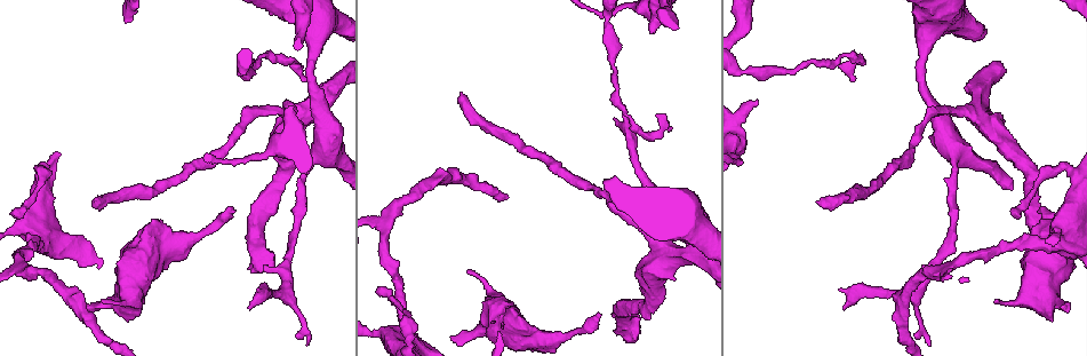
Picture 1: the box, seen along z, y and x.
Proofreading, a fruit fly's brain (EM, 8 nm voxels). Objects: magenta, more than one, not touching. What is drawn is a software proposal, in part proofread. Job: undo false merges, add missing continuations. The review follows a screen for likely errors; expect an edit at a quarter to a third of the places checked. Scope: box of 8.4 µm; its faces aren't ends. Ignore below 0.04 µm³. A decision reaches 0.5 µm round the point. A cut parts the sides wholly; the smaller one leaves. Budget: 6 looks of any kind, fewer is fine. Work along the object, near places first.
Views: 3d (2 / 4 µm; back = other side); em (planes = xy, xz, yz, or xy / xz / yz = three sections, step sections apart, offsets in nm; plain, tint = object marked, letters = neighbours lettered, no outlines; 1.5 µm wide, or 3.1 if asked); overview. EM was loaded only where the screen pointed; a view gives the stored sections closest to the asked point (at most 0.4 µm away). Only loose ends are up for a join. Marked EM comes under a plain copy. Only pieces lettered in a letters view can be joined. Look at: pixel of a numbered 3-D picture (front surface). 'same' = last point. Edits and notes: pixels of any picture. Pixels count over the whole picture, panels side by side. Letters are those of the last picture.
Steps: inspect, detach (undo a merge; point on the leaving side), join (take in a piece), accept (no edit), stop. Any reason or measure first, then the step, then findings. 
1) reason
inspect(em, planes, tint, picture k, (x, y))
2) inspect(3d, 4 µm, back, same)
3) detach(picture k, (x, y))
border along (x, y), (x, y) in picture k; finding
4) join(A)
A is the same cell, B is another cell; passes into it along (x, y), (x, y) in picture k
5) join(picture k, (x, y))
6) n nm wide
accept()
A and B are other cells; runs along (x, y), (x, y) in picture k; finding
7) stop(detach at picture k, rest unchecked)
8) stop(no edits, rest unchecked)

an open end
inspect(3d, 4 µm, picture 1, (305, 78))

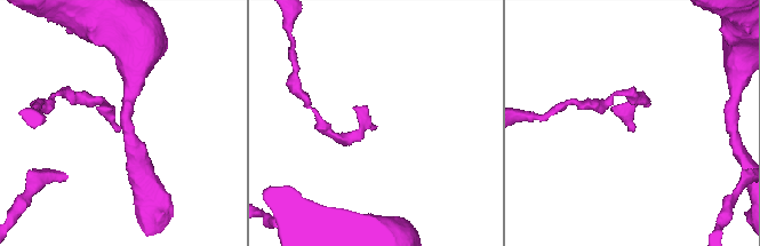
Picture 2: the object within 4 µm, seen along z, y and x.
need the tissue
inspect(em, planes, letters, picture 2, (118, 127))

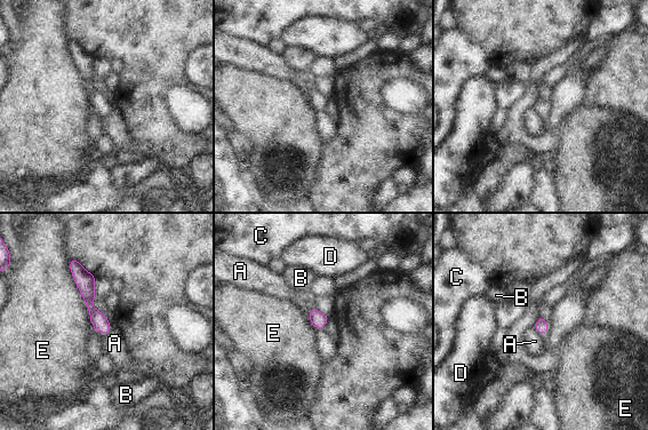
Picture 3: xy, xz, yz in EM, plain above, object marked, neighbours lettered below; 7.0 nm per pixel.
accept()
A, B, C, D and E are other cells; no lettered piece goes on from it

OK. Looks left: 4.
free end
inspect(3d, 2 µm, picture 1, (651, 33))

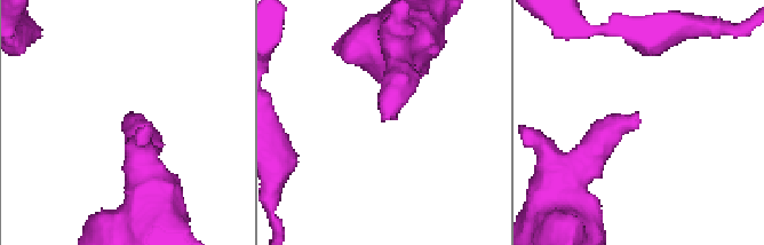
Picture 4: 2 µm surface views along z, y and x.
inspect(em, xy, step 8, tint, picture 4, (382, 119))

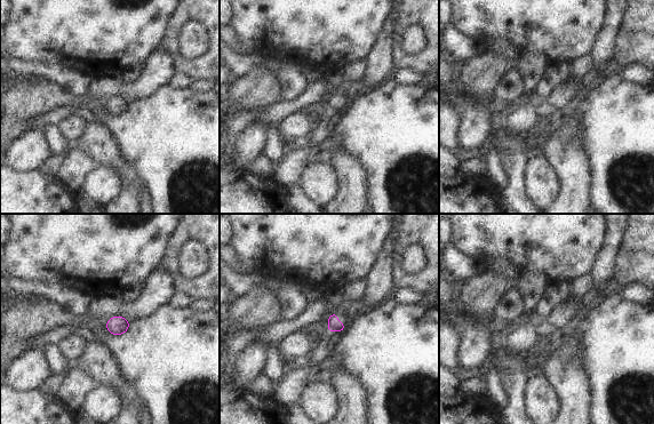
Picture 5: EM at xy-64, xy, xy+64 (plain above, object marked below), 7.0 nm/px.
inspect(em, planes, letters, same)

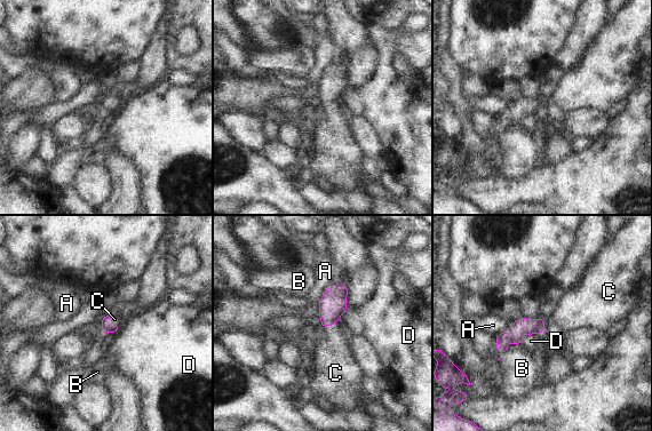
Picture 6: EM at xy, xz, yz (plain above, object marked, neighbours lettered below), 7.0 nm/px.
join(C)
C is the same cell, A, B and D are other cells; passes into it along (333, 303), (330, 324), (333, 359) in picture 6; the neuron continues

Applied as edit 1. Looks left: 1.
calibre changes
inspect(em, planes, letters, picture 1, (1057, 170))

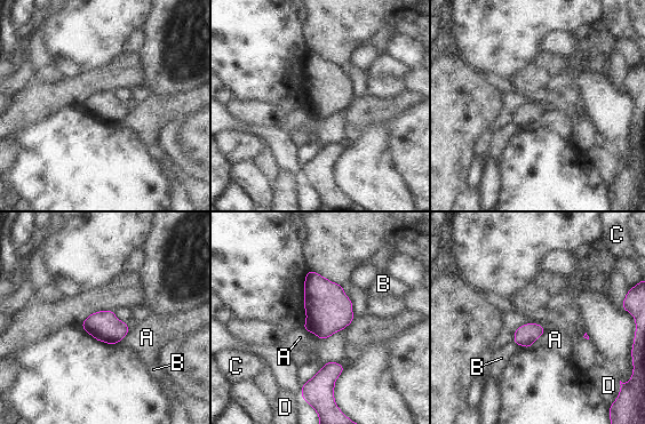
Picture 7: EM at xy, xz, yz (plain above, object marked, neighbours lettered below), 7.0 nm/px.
accept()
A, B, C and D are other cells; border along (302, 327), (315, 333), (321, 340) in picture 7; continuous, no second neuron

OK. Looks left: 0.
stop(join at picture 6, rest unchecked)

